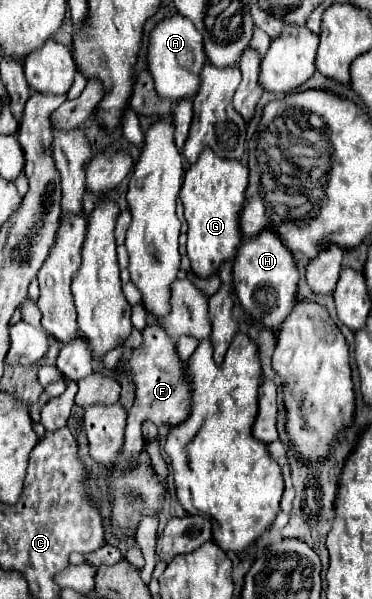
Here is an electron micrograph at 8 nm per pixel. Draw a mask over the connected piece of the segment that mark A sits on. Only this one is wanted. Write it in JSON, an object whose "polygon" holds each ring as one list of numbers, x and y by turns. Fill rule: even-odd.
{"polygon":[[182,16,164,18,154,26,150,32,150,44,148,44,148,70,152,74,156,92,162,98,170,100,182,100,184,96,194,96,200,84,200,70,206,64,202,38,196,28,192,28,192,22,184,20]]}

